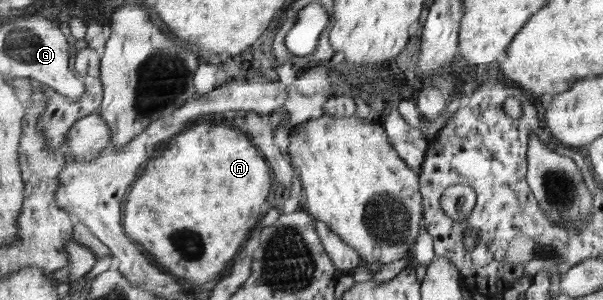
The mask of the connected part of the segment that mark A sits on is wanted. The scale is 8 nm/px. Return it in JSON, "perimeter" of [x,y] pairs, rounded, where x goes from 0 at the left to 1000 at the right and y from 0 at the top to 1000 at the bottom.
{"perimeter":[[[333,413],[307,430],[303,447],[289,453],[274,487],[267,520],[245,533],[207,660],[206,767],[211,787],[254,847],[264,880],[277,887],[284,913],[320,933],[322,947],[363,933],[436,720],[433,693],[453,620],[451,553],[428,490],[420,487],[410,440],[373,420]]]}

